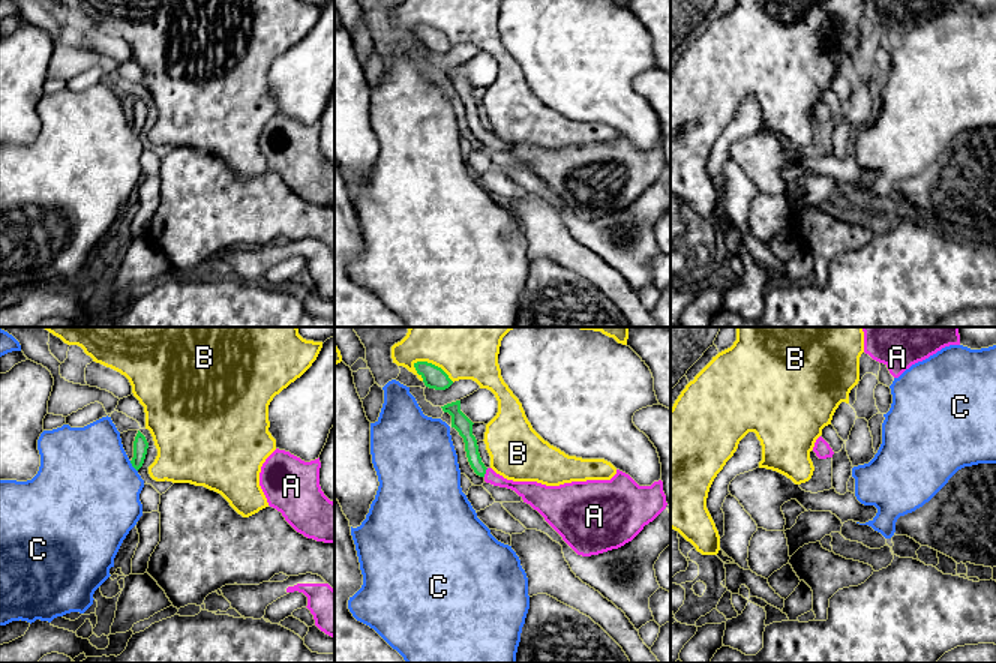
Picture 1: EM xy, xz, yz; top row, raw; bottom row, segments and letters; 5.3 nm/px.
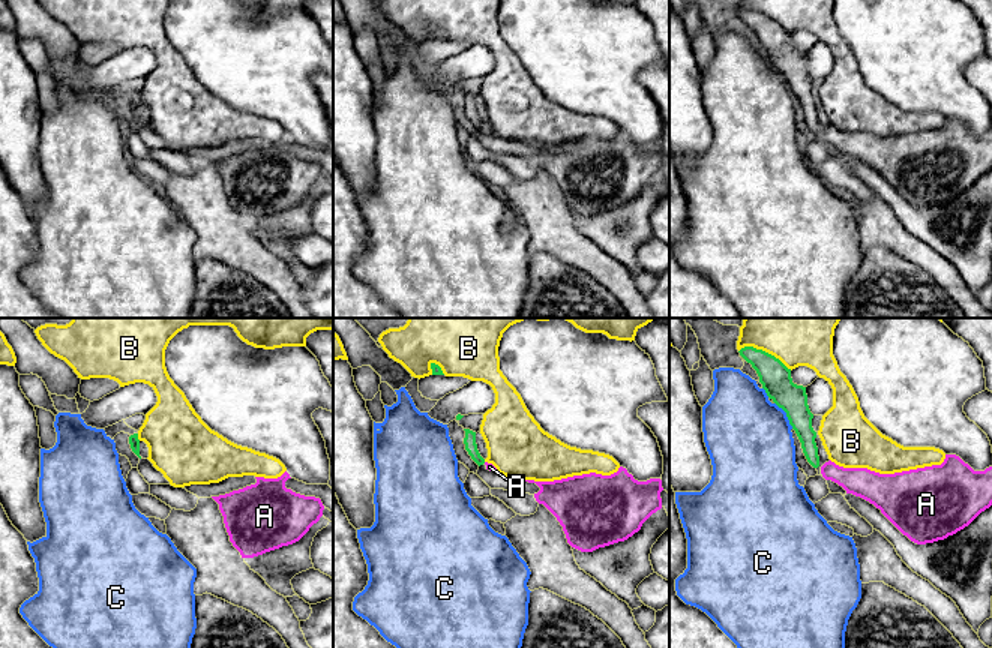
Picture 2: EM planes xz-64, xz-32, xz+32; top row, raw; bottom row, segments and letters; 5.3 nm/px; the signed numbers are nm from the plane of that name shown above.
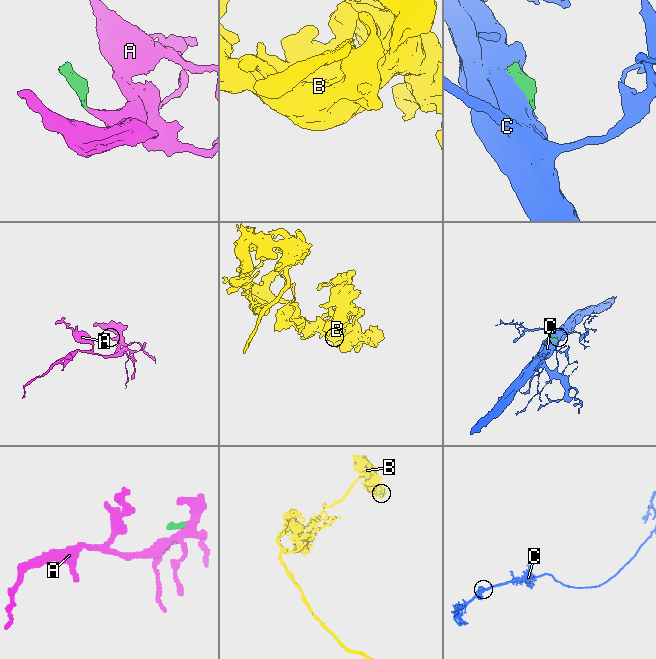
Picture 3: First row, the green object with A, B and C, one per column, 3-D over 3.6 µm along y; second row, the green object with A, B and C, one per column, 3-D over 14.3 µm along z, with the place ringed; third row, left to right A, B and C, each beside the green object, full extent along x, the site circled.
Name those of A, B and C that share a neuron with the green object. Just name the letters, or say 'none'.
A

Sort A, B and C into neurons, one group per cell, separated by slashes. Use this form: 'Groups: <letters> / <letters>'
Groups: A / B / C

